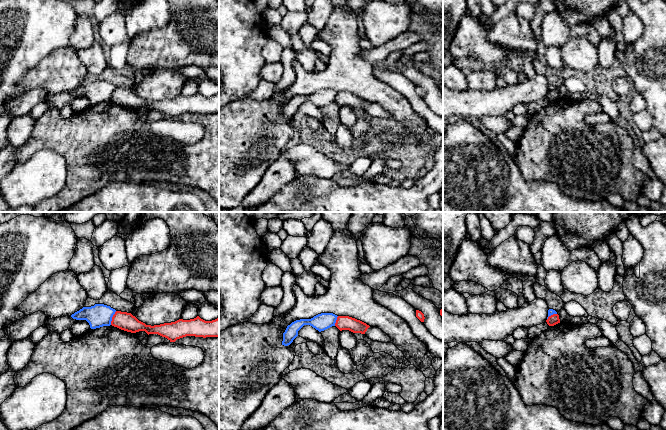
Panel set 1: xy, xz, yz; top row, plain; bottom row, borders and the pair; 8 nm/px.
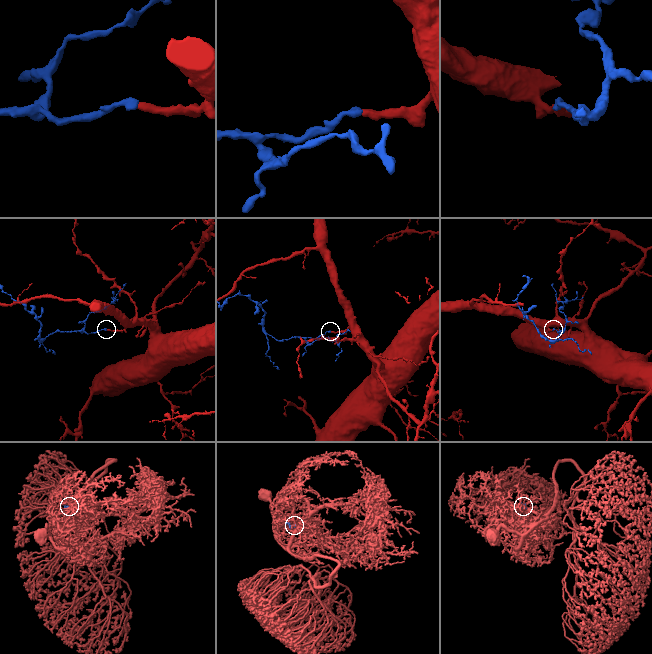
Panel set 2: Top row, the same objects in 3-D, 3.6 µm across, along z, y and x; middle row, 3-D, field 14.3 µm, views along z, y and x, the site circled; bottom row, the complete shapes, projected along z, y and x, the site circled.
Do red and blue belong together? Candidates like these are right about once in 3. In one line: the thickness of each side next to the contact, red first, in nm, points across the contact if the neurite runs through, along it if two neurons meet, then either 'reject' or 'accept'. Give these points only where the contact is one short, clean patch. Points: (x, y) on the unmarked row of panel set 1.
150 nm thick on the red side, 190 nm on the other; border along xy (116, 87), (110, 100); reject

